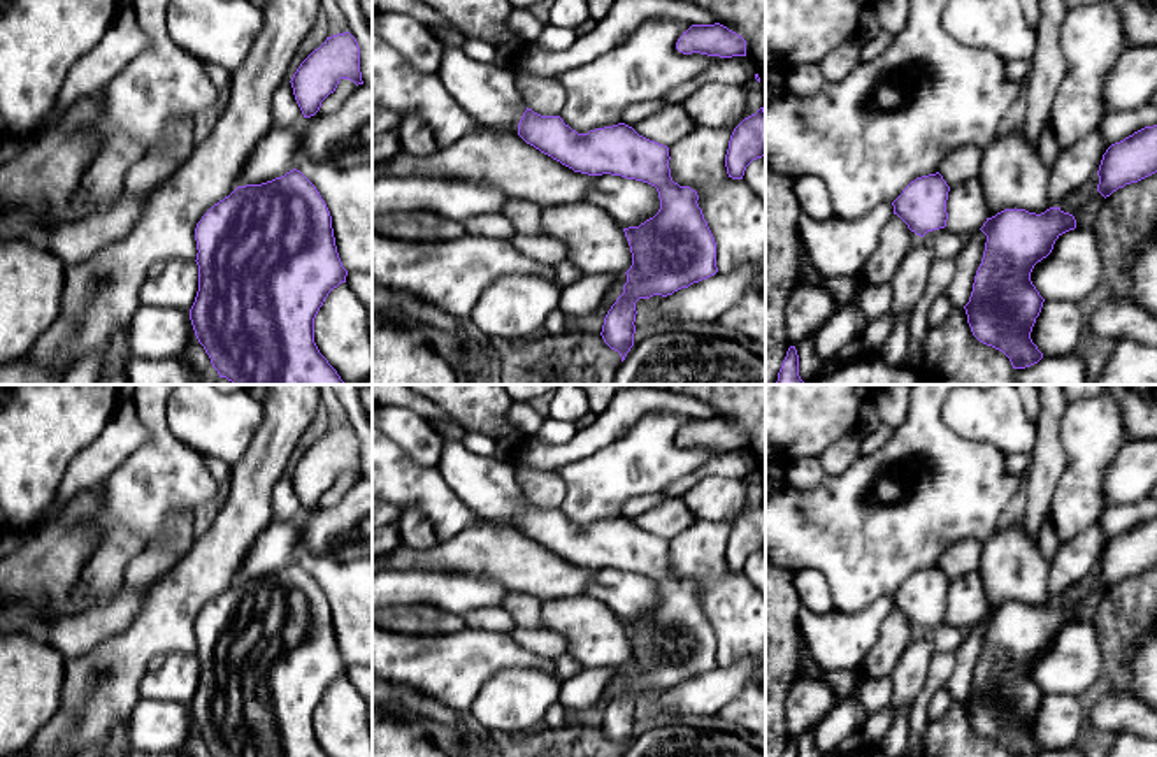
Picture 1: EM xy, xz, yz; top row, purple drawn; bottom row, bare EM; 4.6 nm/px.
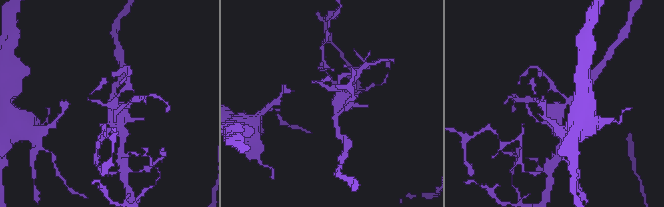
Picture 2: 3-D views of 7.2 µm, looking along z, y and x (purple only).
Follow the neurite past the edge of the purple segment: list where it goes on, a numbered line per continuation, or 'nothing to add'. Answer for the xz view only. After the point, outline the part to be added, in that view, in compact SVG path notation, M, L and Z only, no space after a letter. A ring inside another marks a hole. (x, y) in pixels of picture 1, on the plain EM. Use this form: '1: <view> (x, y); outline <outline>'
nothing to add

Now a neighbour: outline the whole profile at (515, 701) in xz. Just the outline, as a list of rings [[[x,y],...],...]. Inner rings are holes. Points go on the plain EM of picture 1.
[[[511,667],[486,680],[469,711],[486,731],[521,736],[534,732],[558,701],[560,681],[553,674],[537,667]]]

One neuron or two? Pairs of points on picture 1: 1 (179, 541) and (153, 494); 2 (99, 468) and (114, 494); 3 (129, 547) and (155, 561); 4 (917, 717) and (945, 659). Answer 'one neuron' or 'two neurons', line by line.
1: two neurons
2: two neurons
3: two neurons
4: one neuron

